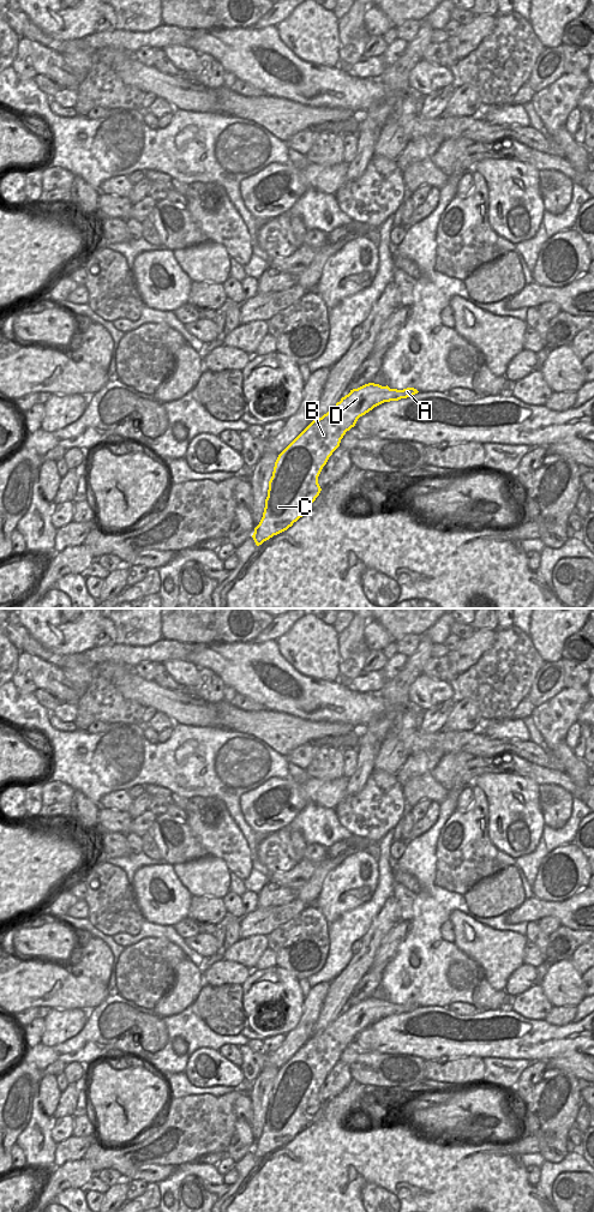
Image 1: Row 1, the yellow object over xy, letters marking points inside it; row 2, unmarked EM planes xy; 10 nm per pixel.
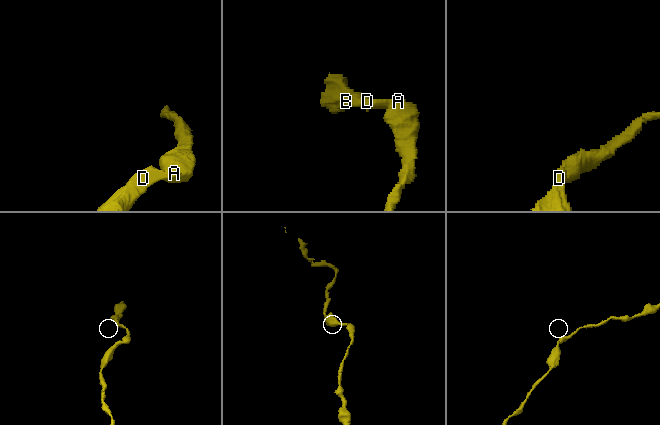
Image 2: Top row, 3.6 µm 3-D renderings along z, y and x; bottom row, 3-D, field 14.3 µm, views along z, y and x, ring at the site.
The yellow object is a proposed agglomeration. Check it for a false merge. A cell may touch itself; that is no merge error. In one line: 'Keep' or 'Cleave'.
Keep.

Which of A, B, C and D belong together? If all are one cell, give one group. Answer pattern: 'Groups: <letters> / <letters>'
Groups: A B C D.

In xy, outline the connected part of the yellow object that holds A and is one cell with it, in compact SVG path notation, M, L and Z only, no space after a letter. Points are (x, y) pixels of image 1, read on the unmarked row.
M368 997L350 1004L341 1013L330 1026L313 1034L277 1072L269 1096L265 1122L259 1139L252 1150L257 1160L293 1140L300 1132L308 1127L312 1117L319 1110L322 1103L318 1091L326 1079L329 1072L340 1061L341 1054L358 1033L374 1021L390 1015L410 1012L419 1006L414 1002L403 1004L390 1003L388 1000Z

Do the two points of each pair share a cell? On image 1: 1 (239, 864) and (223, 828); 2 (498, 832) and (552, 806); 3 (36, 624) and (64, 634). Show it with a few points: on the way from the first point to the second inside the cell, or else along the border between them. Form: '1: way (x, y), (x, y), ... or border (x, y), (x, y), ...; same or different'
1: way (236, 856), (223, 836); same
2: border (538, 785), (538, 804), (545, 824); different
3: way (43, 624), (56, 626); same

